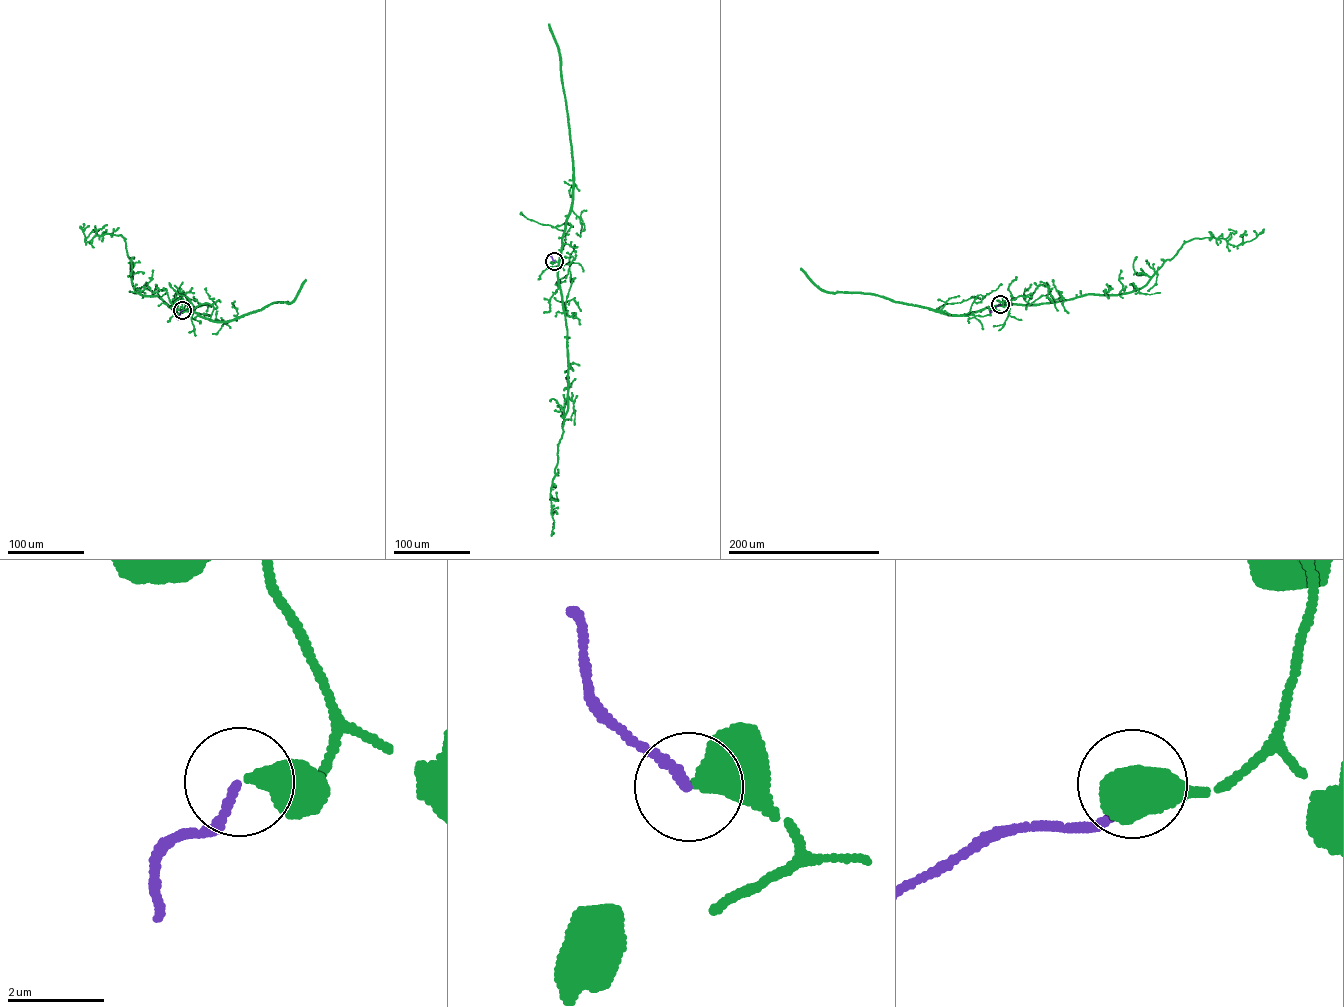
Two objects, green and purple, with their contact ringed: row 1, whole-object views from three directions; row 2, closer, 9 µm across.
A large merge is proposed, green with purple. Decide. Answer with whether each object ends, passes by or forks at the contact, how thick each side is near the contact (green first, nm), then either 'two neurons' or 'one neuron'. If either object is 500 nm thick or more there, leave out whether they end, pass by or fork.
calibres 550 and 170 nm; one neuron

